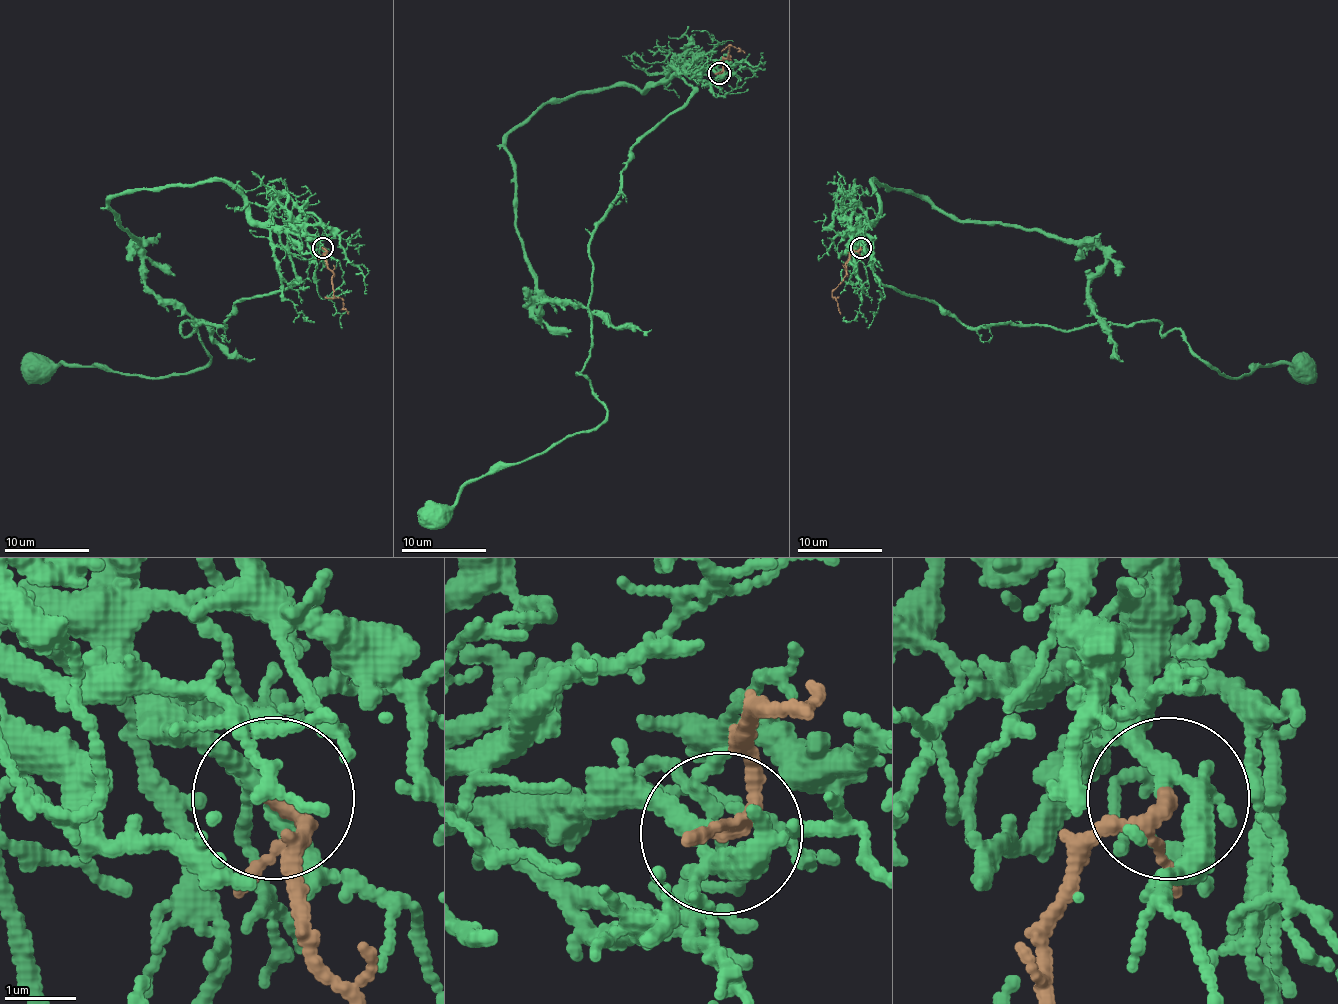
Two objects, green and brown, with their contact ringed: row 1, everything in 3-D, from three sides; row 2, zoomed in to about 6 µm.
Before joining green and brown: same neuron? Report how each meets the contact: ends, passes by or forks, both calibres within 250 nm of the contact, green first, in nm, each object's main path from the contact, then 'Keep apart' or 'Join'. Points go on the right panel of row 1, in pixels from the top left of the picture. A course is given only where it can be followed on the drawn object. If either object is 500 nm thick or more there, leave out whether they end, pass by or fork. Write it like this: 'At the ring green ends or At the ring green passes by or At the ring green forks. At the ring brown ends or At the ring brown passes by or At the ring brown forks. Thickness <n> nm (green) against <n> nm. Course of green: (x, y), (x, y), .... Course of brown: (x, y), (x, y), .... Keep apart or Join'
At the ring green forks. At the ring brown passes by. Thickness 190 nm (green) against 160 nm. Course of green: (861, 246), (859, 229), (880, 282), (969, 327), (1150, 321), (1182, 333), (1216, 372), (1303, 363), (1312, 376). Course of brown: (861, 248), (850, 255), (846, 276), (831, 293), (840, 314). Join

